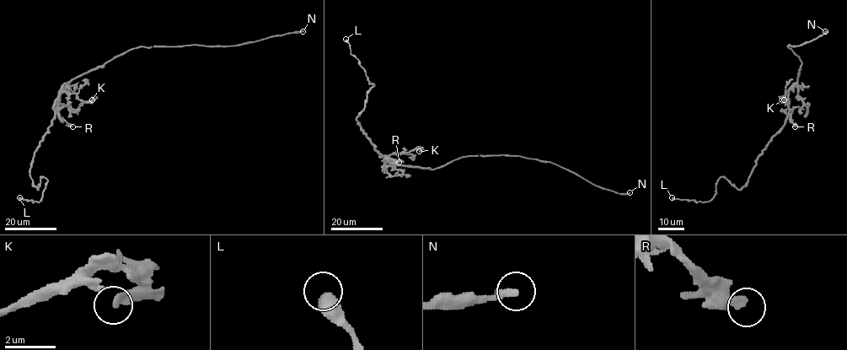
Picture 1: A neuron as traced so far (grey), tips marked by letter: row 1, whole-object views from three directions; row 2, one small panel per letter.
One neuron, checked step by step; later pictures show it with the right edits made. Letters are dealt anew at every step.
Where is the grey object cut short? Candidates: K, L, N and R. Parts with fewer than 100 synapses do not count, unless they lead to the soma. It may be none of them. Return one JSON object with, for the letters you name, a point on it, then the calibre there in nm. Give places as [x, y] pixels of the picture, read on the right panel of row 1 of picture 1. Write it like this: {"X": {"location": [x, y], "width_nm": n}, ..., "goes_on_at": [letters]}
{"N": {"location": [825, 31], "width_nm": 240}, "goes_on_at": ["N"]}

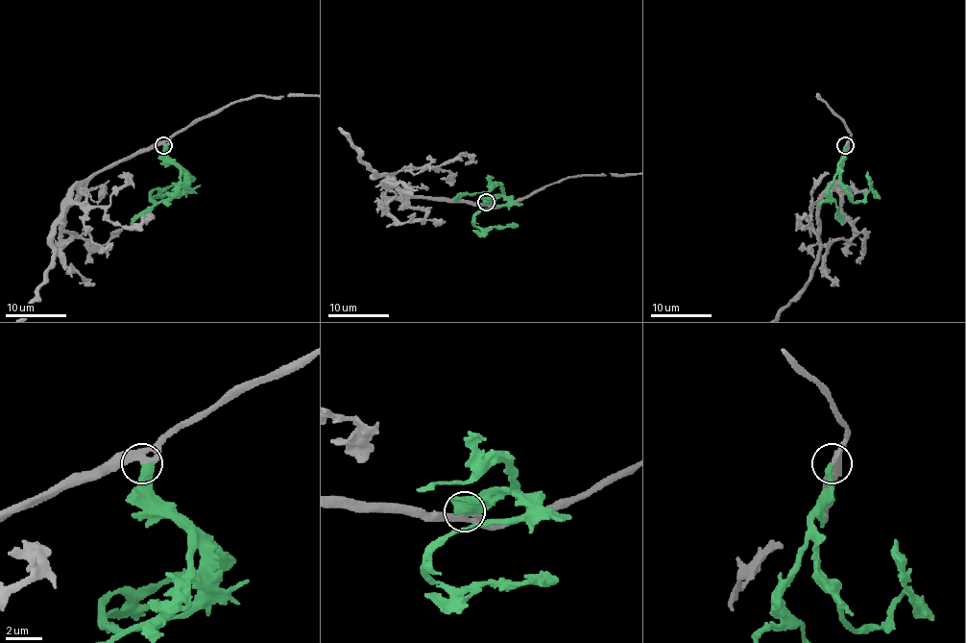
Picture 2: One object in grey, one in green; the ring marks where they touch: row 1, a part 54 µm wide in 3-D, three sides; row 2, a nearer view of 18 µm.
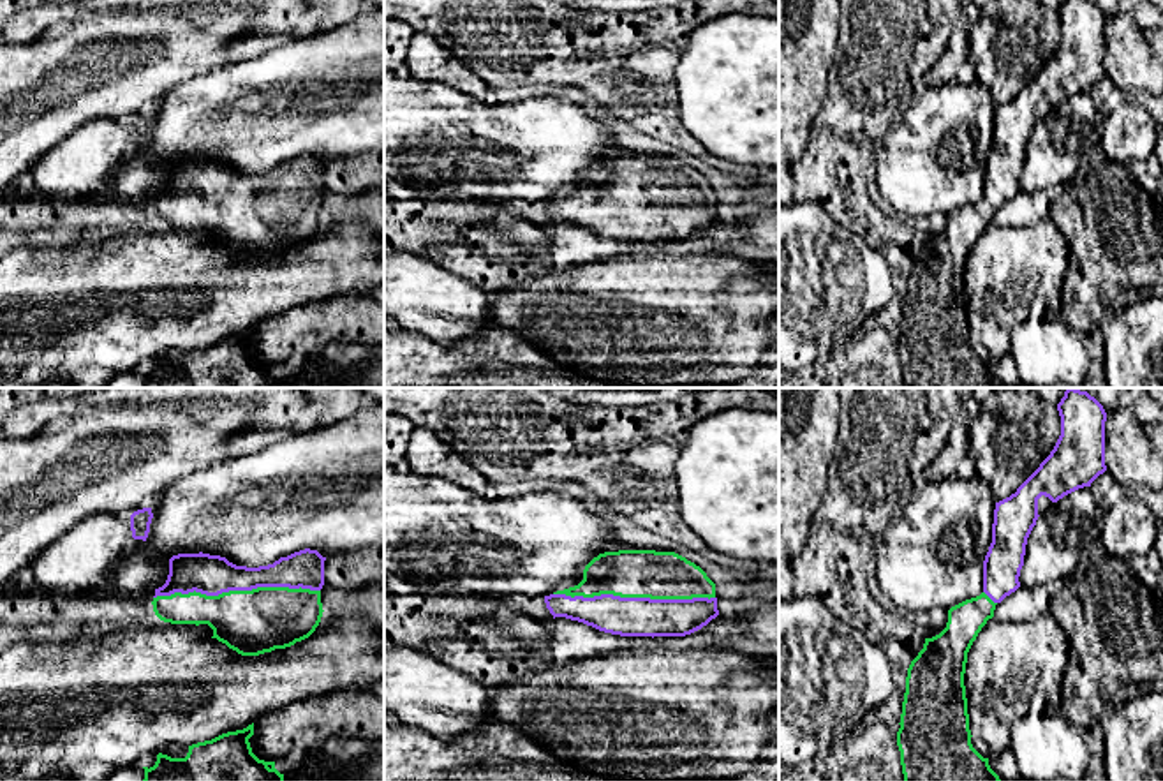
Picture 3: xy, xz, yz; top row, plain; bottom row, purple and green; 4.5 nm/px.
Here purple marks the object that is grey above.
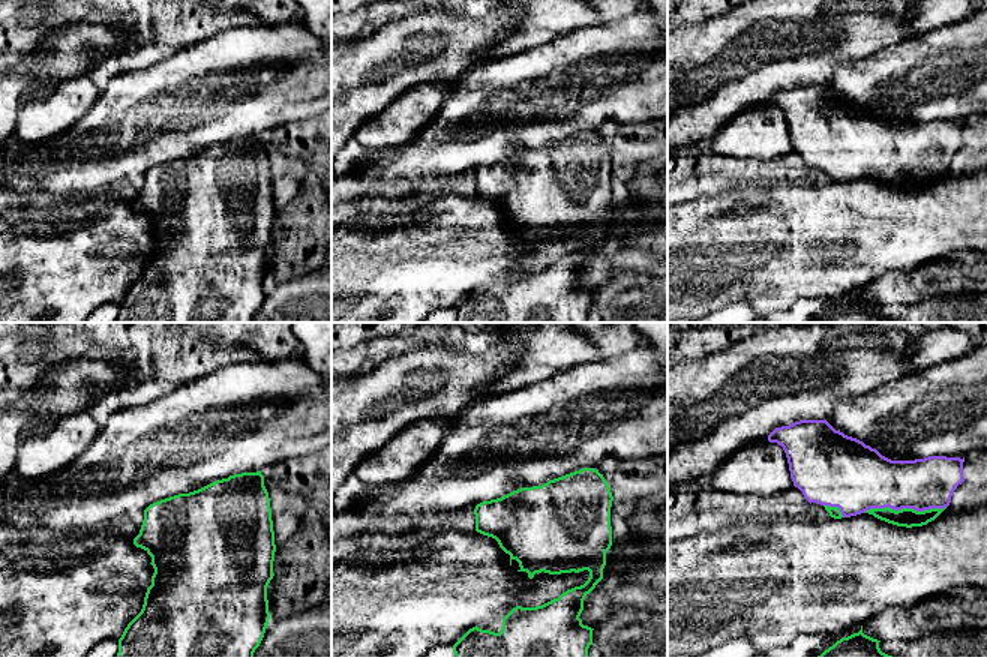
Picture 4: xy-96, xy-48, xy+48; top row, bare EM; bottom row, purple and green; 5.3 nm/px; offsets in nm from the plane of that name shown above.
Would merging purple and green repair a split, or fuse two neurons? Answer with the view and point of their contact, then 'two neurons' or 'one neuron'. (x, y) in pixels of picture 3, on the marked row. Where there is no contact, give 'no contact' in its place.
xy (237, 589) | one neuron

